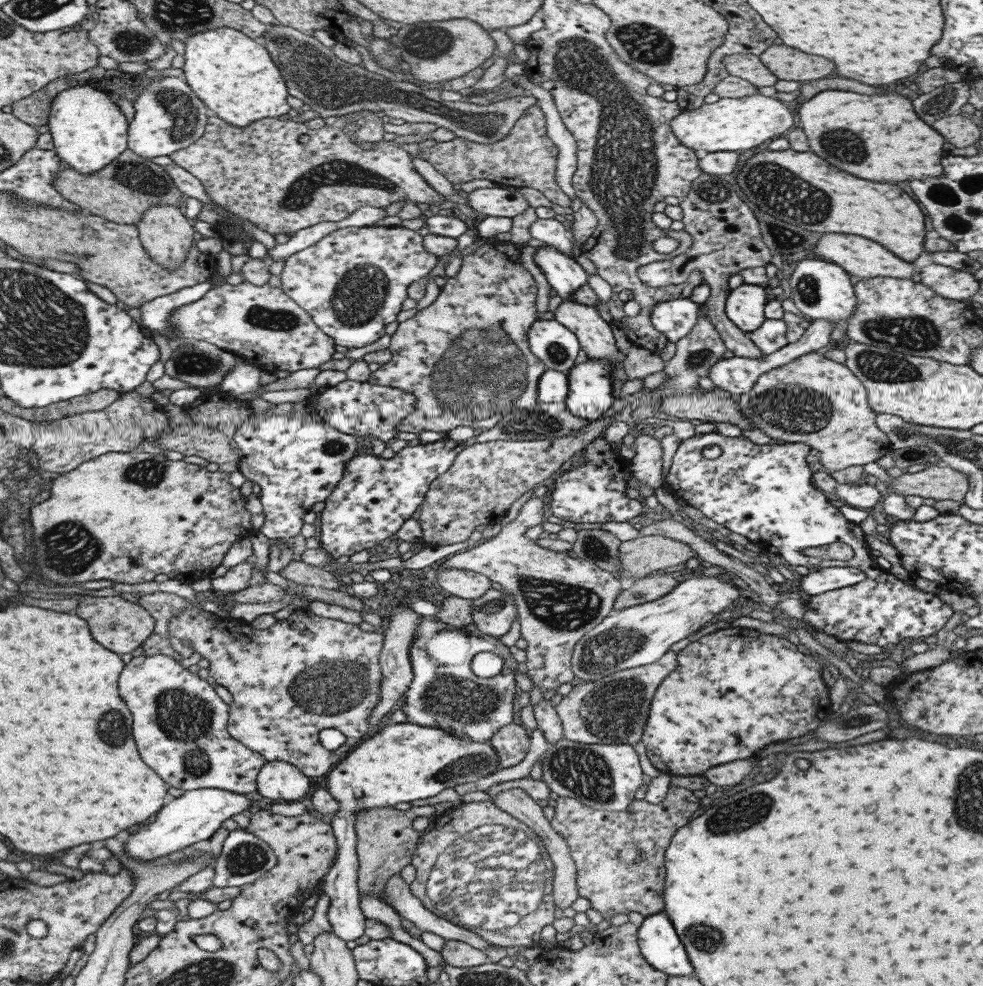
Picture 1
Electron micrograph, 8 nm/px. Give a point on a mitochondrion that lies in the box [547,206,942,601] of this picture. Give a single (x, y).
(793, 409)

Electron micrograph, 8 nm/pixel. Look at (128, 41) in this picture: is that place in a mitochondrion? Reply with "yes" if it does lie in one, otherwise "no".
yes

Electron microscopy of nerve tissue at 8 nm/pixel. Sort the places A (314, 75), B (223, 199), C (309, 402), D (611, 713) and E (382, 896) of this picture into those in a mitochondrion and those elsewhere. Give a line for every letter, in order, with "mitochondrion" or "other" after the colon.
A: mitochondrion
B: other
C: other
D: mitochondrion
E: other

